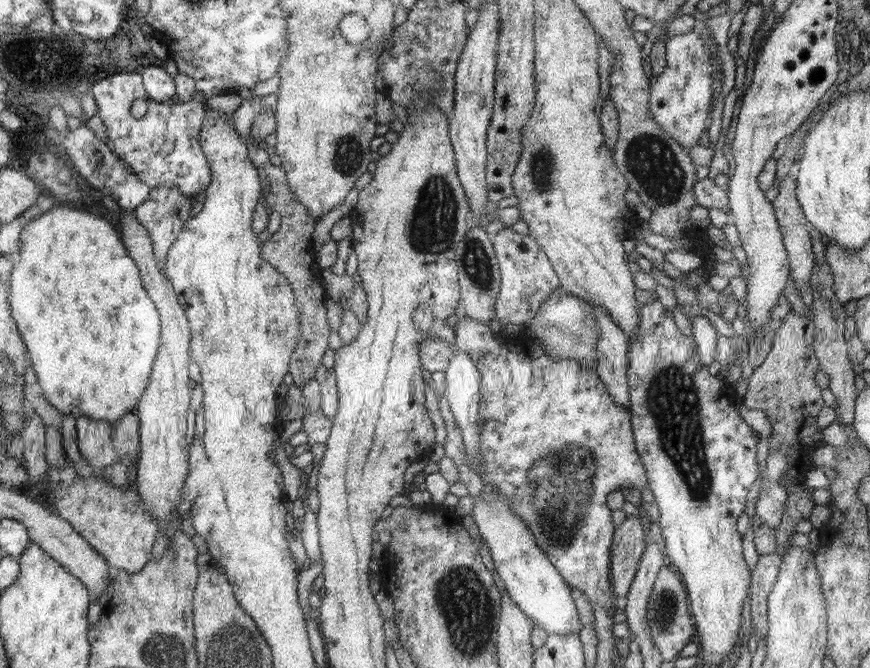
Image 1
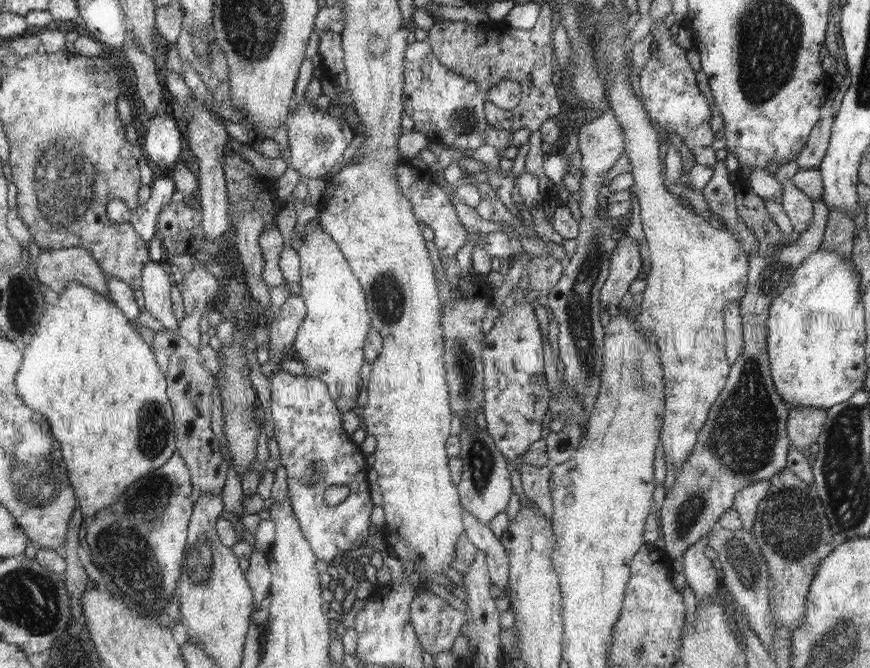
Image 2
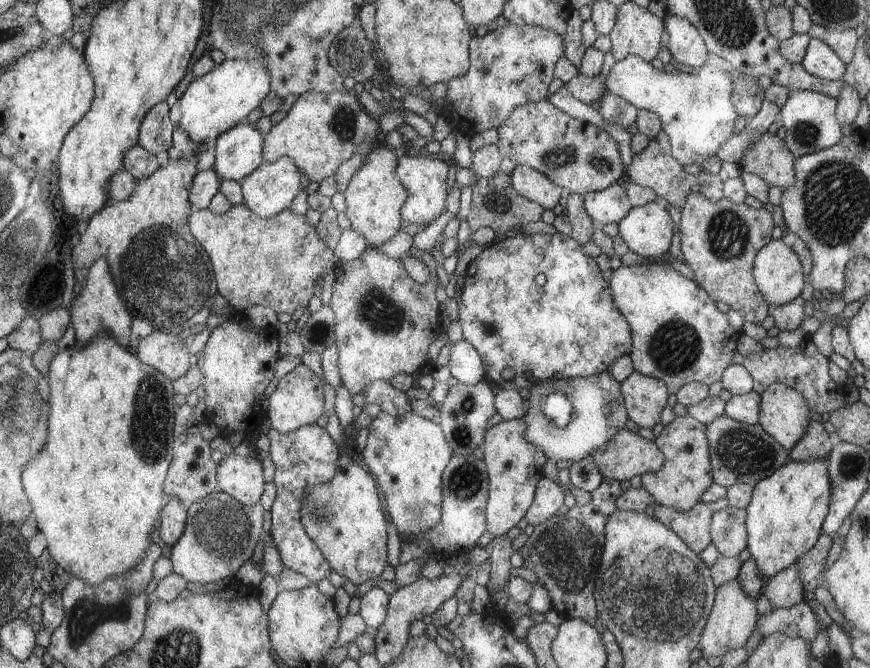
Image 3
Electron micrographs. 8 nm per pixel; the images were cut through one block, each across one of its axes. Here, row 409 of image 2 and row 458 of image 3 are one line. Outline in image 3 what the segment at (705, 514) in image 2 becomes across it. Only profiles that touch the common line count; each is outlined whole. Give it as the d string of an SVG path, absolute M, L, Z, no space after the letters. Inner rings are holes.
M726 414L718 416L708 425L708 442L711 444L711 461L714 469L715 483L728 488L738 482L754 486L764 480L784 464L788 464L790 454L775 439L770 436L760 423L744 424Z

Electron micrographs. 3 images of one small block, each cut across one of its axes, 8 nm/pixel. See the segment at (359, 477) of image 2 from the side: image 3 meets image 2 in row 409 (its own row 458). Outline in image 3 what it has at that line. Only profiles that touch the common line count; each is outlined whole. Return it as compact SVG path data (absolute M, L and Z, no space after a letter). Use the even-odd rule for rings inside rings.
M316 424L303 426L289 433L271 429L267 435L270 438L268 456L275 466L273 483L277 488L271 508L272 525L269 535L286 569L307 576L311 583L318 583L323 578L329 578L331 564L315 541L308 536L300 512L303 511L308 490L334 478L339 468L338 448L328 432Z

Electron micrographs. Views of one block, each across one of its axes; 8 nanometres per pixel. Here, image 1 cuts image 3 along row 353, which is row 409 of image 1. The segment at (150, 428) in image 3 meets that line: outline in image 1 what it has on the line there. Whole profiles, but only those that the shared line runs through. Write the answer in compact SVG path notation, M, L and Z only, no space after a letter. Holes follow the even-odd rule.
M58 206L58 208L48 210L45 214L30 220L21 233L21 248L15 259L15 272L12 274L10 303L16 325L20 328L20 334L24 334L23 339L31 354L30 360L34 374L38 377L38 383L40 383L48 402L55 406L62 415L72 414L75 418L90 417L94 420L116 423L120 417L127 416L132 412L132 408L139 404L140 397L144 394L144 389L150 381L150 371L152 371L152 365L156 361L156 353L160 346L161 321L158 318L158 310L154 308L154 302L148 291L144 290L145 286L142 286L134 259L128 255L124 246L116 228L108 220L96 216L92 212L84 212L84 210L70 208L70 206Z

